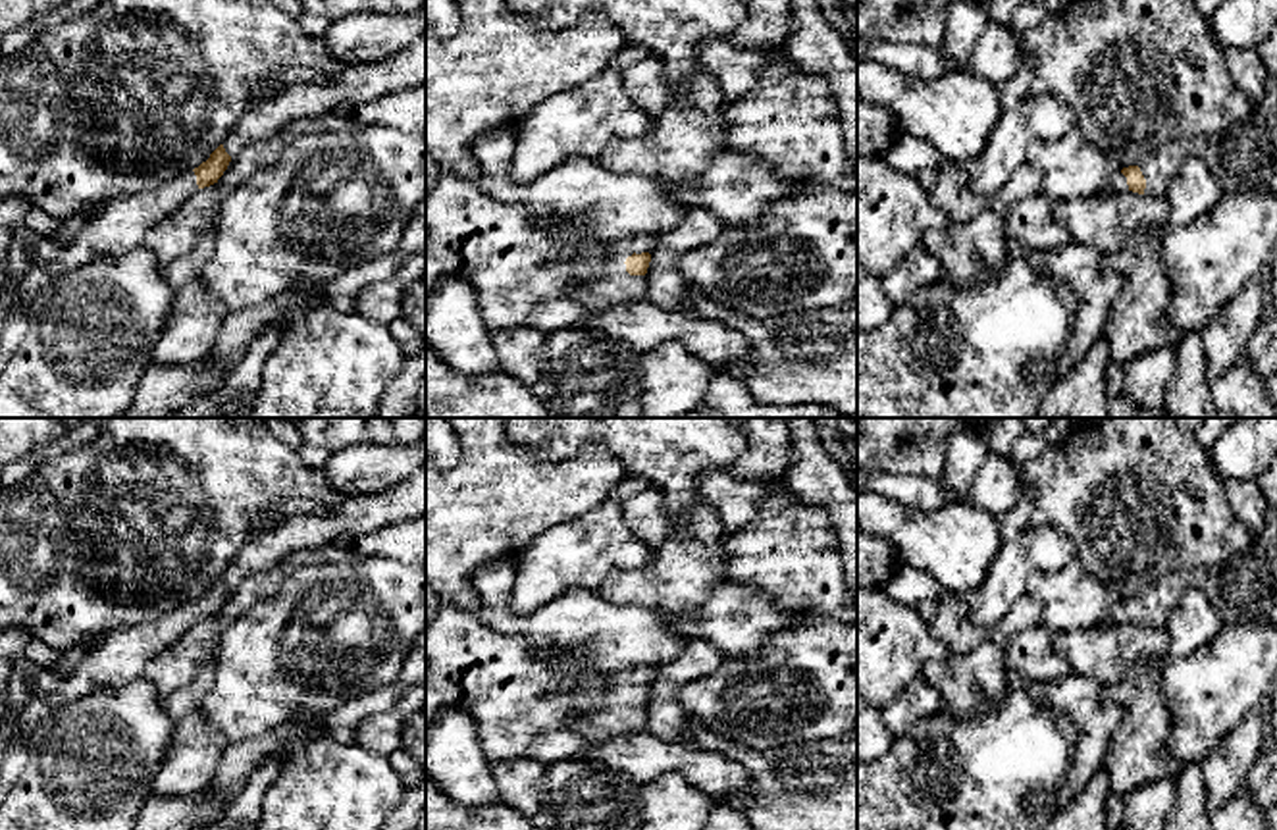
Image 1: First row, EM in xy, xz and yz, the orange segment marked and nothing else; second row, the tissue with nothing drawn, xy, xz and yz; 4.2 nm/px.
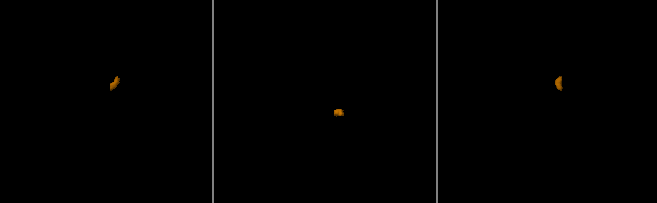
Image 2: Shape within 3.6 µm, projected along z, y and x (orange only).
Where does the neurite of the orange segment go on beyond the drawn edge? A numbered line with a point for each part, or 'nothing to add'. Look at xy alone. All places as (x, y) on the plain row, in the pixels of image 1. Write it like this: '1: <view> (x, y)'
1: xy (403, 501)
2: xy (122, 655)

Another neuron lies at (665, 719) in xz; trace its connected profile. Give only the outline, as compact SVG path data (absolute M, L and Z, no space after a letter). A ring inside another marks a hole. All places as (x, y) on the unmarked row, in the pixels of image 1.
M690 637L682 653L659 664L657 682L651 686L647 699L645 730L665 741L684 741L686 728L693 722L678 703L682 686L717 672L724 653L709 641Z

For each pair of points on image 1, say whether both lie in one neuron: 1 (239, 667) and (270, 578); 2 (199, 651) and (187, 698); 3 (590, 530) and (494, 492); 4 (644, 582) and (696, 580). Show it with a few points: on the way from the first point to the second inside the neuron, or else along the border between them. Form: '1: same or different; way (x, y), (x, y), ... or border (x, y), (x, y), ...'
1: different; border (297, 567), (270, 596), (259, 599), (228, 624)
2: different; border (214, 653), (187, 684), (176, 688), (164, 700)
3: different; border (605, 499), (576, 517), (549, 526), (528, 545)
4: same; way (657, 582), (682, 580)

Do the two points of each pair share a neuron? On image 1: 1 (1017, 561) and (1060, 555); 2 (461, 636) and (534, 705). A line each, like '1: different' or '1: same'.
1: same
2: same

